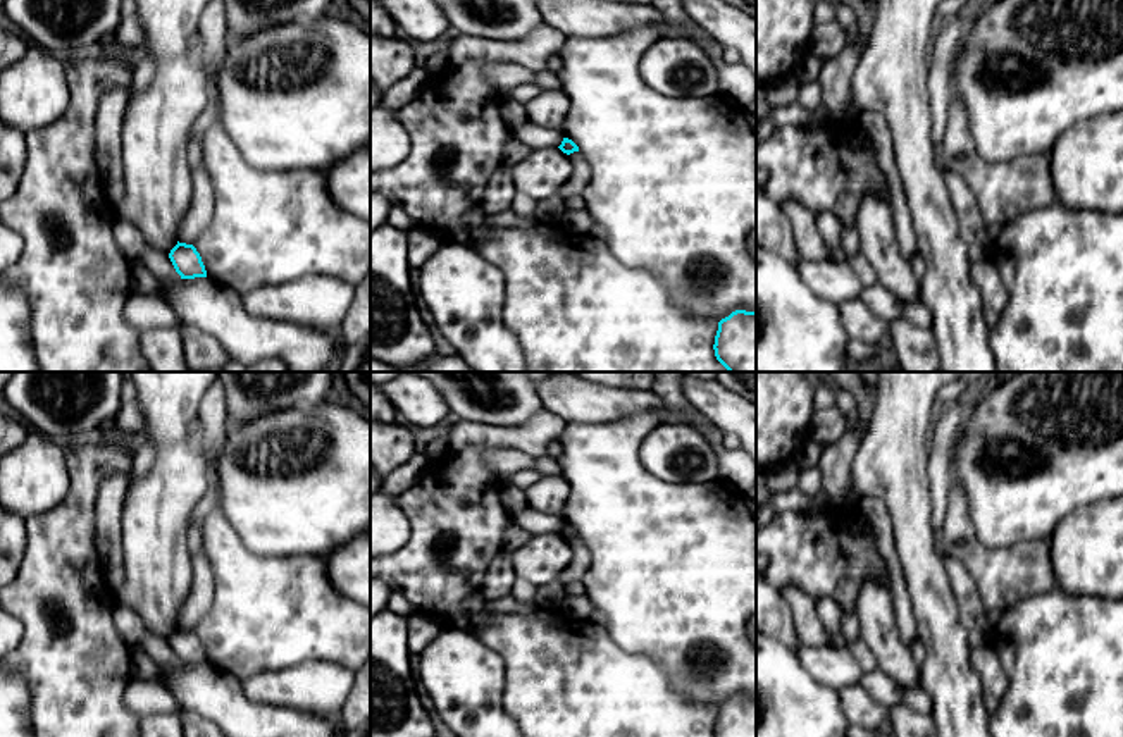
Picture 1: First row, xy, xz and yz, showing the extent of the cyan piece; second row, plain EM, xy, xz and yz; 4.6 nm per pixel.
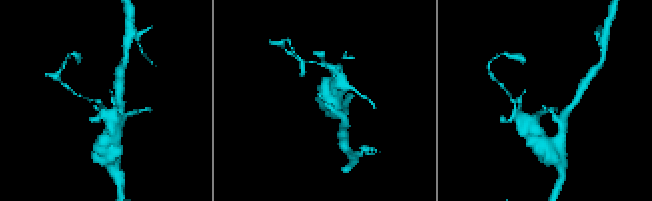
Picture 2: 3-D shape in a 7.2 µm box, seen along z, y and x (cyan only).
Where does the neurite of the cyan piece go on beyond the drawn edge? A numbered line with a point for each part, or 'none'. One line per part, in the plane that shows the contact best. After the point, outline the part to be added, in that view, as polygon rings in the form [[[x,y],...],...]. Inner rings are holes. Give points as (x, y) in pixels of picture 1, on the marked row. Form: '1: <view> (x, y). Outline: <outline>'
none

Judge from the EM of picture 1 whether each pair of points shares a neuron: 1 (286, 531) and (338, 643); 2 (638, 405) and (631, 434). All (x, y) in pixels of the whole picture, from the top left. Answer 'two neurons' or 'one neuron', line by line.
1: two neurons
2: two neurons

